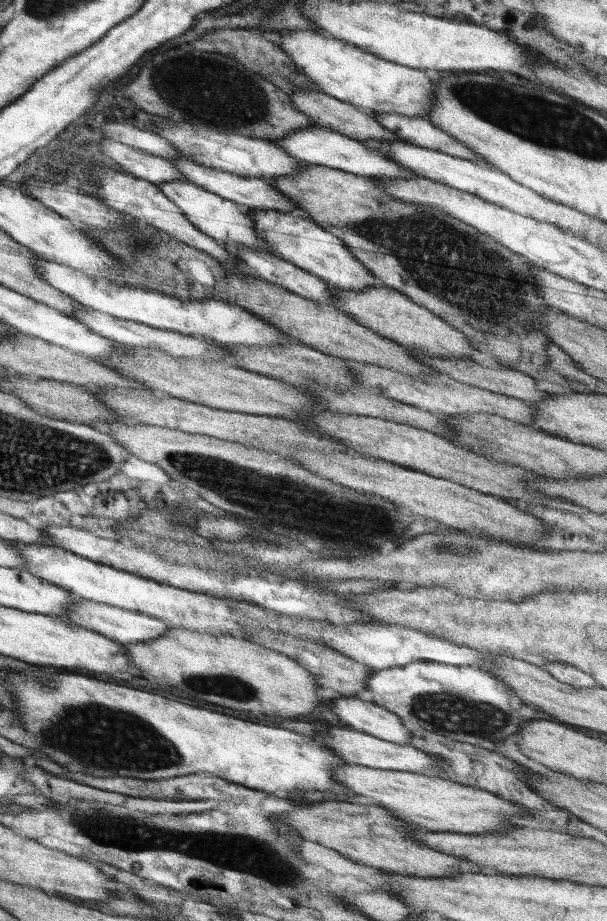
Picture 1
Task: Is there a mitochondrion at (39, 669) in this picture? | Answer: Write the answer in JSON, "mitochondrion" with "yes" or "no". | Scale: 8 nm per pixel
{"mitochondrion":"no"}

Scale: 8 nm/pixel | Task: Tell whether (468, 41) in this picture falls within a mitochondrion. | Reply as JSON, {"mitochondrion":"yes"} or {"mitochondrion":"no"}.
{"mitochondrion":"no"}

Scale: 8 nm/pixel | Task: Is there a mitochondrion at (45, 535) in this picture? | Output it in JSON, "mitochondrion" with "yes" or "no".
{"mitochondrion":"no"}

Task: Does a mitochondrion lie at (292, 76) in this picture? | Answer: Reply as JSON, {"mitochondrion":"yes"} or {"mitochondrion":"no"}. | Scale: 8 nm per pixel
{"mitochondrion":"yes"}

